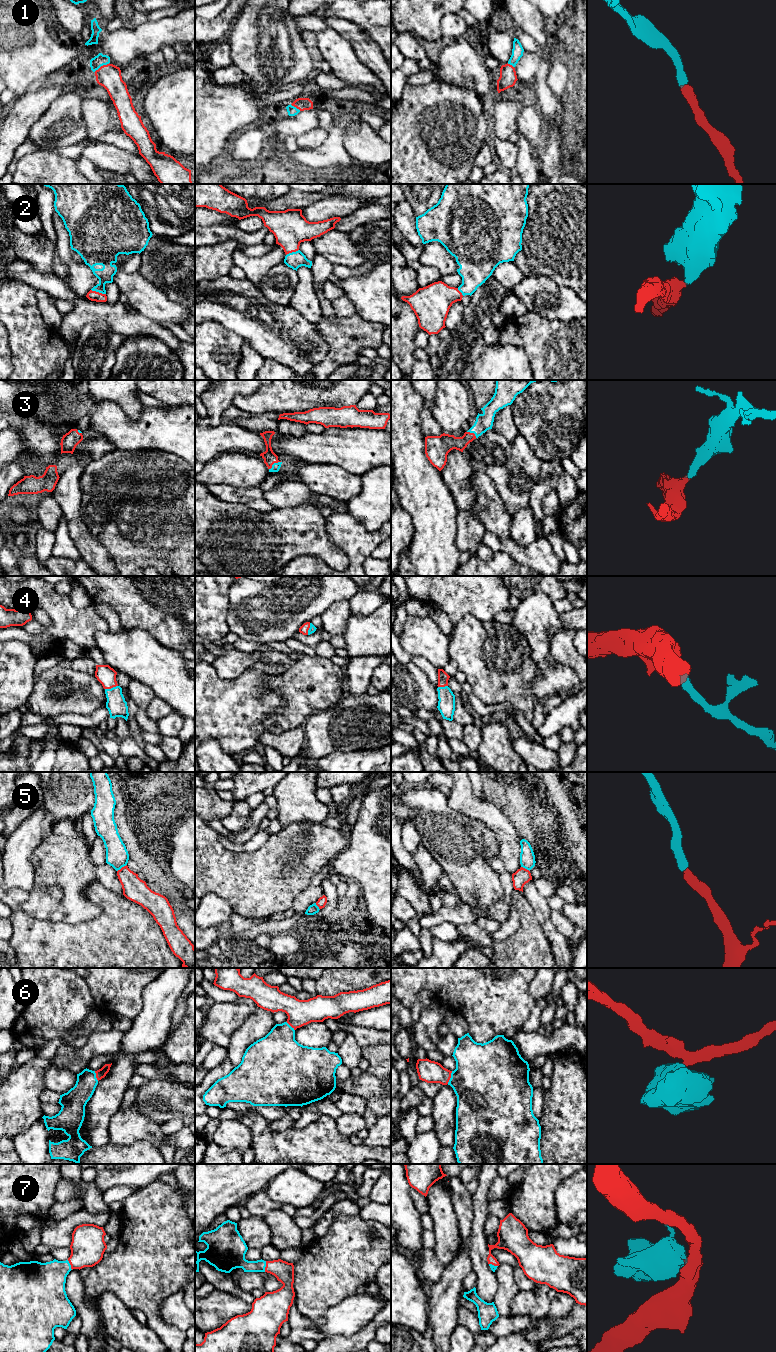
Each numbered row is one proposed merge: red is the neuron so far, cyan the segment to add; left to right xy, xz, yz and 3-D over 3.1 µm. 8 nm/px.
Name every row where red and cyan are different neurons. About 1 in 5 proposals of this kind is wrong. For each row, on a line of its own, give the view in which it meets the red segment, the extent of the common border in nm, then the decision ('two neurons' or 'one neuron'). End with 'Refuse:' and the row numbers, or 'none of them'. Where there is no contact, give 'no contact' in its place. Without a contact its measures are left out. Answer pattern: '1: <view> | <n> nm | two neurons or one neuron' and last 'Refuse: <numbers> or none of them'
1: xy | 150 nm | one neuron
2: xy | 130 nm | one neuron
3: xz | 120 nm | one neuron
4: xy | 110 nm | one neuron
5: xy | 100 nm | one neuron
6: yz | 110 nm | one neuron
7: xz | 90 nm | one neuron
Refuse: none of them

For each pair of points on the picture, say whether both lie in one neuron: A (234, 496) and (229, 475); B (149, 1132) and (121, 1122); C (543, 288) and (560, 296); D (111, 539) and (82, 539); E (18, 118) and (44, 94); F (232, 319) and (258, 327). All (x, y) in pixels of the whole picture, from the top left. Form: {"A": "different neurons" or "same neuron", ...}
{"A": "different neurons", "B": "same neuron", "C": "same neuron", "D": "different neurons", "E": "same neuron", "F": "same neuron"}

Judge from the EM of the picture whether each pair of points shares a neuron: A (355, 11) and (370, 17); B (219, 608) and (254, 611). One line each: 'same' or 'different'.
A: same
B: different

